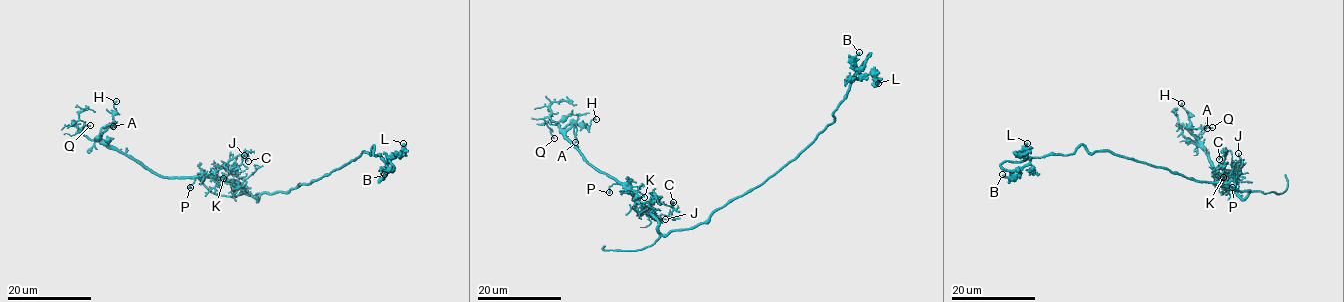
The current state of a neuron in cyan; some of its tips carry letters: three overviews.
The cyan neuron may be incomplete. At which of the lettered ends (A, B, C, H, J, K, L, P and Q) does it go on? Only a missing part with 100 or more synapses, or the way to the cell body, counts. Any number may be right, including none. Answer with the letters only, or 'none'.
none

